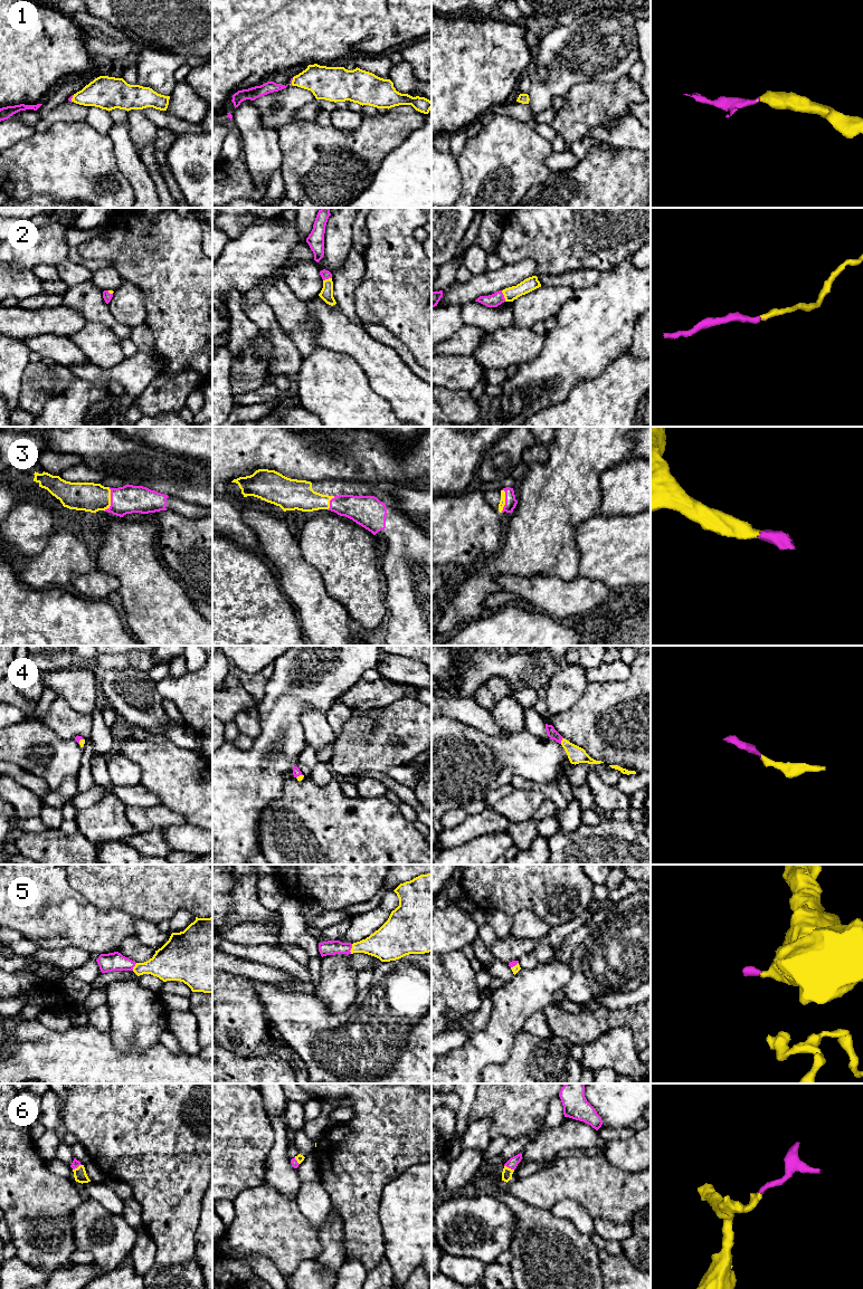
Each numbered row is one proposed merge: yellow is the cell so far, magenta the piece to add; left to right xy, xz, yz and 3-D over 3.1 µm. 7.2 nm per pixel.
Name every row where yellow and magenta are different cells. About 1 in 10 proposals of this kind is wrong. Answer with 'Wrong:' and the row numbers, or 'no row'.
Wrong: no row

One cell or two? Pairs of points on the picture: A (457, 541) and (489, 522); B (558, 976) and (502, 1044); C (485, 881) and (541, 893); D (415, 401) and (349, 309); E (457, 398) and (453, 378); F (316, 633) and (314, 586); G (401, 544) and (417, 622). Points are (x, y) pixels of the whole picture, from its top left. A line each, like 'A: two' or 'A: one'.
A: one
B: one
C: one
D: two
E: two
F: one
G: one

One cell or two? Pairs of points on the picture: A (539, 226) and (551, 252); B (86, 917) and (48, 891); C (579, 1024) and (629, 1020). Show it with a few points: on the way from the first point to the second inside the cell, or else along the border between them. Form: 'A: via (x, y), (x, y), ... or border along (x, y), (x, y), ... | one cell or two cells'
A: via (546, 232), (551, 238), (551, 246) | one cell
B: via (77, 913), (64, 899), (57, 899) | one cell
C: via (591, 1024), (601, 1020), (617, 1020) | one cell

